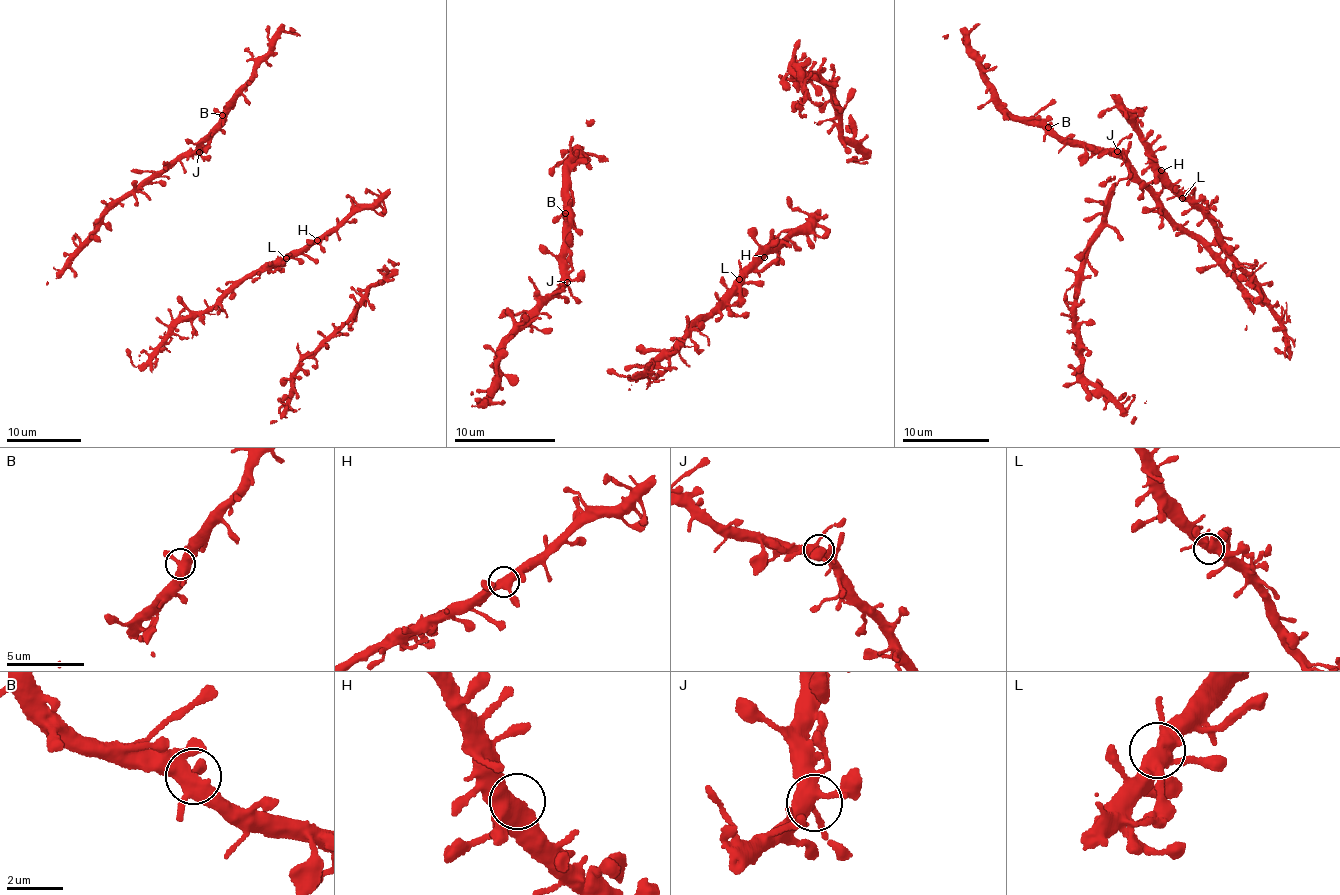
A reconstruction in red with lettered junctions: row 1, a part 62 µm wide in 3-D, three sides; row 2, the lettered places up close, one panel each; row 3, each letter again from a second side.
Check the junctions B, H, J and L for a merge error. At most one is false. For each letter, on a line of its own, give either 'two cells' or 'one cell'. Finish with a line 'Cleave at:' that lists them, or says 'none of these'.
B: one cell
H: one cell
J: one cell
L: one cell
Cleave at: none of these

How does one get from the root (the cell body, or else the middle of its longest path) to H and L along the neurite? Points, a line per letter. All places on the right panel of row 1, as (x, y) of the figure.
H: (1262, 292), (1226, 258), (1209, 220), (1172, 192), (1161, 170)
L: (1262, 292), (1226, 258), (1209, 220), (1183, 199)

